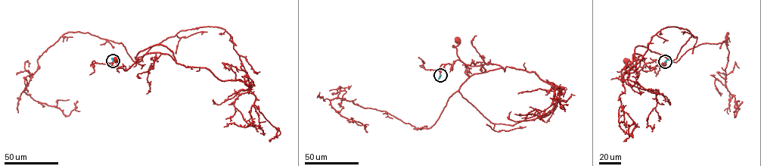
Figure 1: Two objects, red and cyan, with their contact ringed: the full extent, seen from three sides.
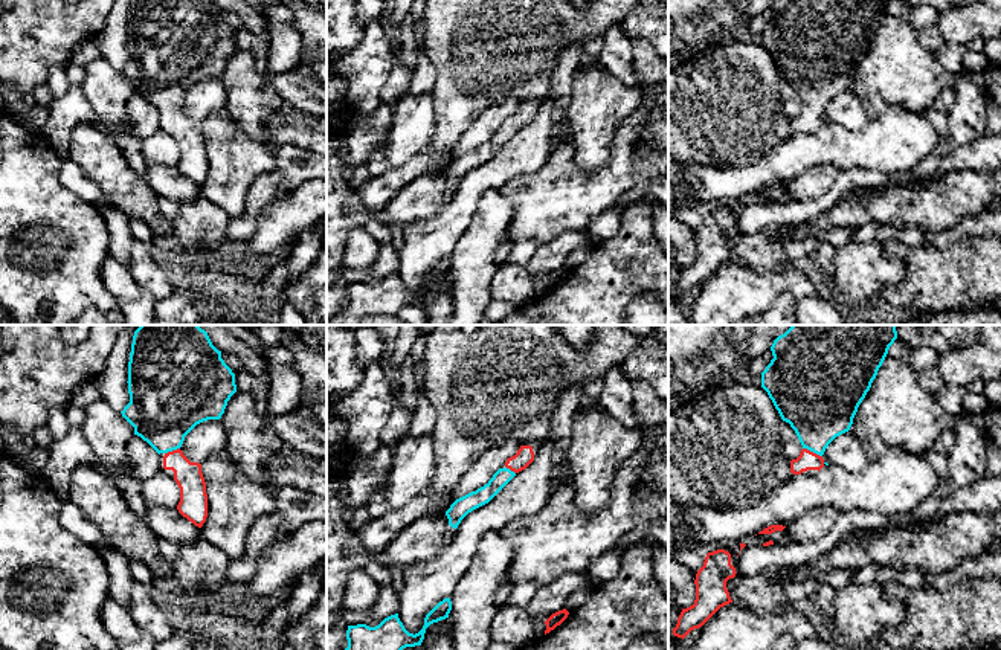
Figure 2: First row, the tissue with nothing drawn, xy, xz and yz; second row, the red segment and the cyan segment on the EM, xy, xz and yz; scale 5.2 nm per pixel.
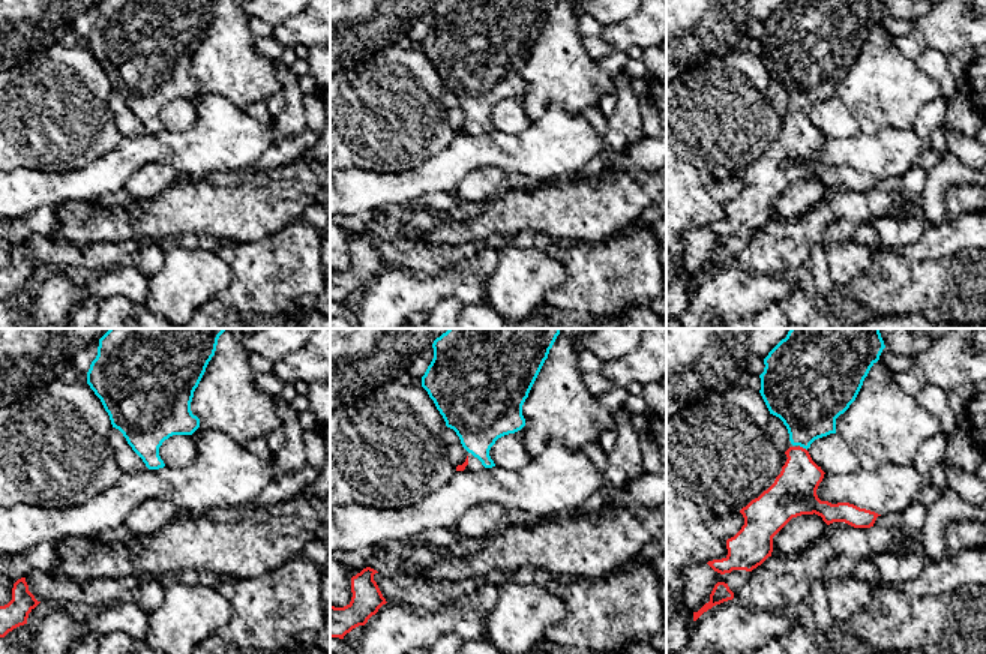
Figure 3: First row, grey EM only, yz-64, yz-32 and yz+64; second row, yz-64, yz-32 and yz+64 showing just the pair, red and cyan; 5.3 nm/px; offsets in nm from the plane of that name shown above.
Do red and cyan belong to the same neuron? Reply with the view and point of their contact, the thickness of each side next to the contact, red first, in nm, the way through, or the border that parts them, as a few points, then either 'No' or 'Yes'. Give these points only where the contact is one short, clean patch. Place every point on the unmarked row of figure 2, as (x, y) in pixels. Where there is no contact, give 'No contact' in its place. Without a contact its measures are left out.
Touches red at yz (812, 110). Thickness 100 nm (red) against 360 nm. Path across: yz (807, 118), (812, 110), (820, 64). Yes

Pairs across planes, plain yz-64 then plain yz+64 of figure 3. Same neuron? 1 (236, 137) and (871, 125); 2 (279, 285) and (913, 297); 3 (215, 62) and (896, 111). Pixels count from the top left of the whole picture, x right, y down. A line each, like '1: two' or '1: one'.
1: two
2: one
3: one

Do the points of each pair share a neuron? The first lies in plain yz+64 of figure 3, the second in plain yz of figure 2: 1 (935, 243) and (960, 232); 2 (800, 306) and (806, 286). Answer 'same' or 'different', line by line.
1: same
2: different

